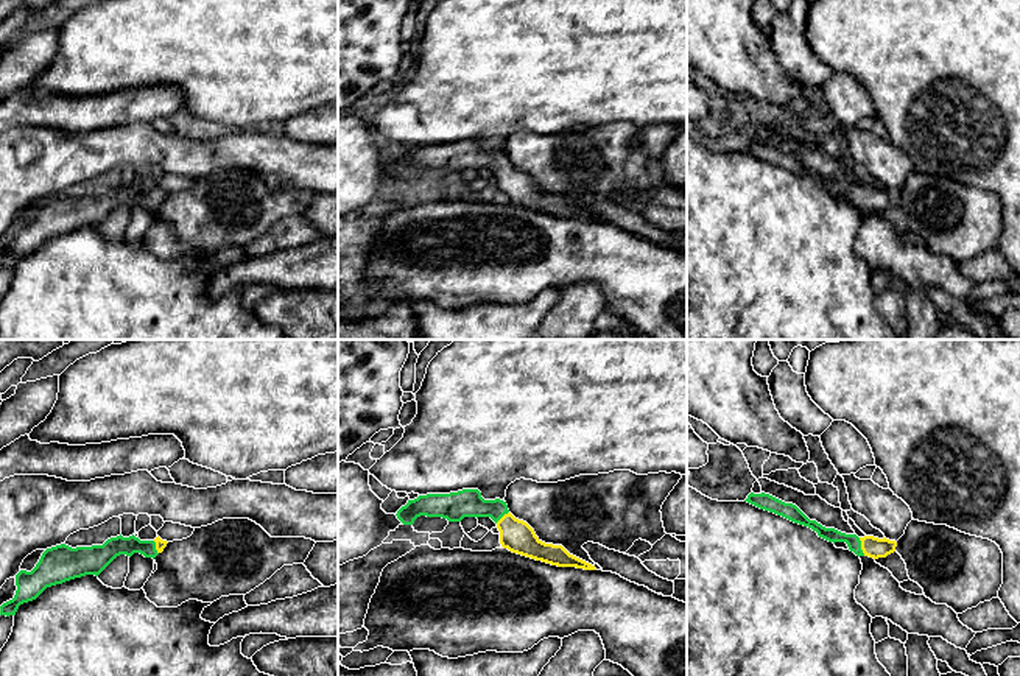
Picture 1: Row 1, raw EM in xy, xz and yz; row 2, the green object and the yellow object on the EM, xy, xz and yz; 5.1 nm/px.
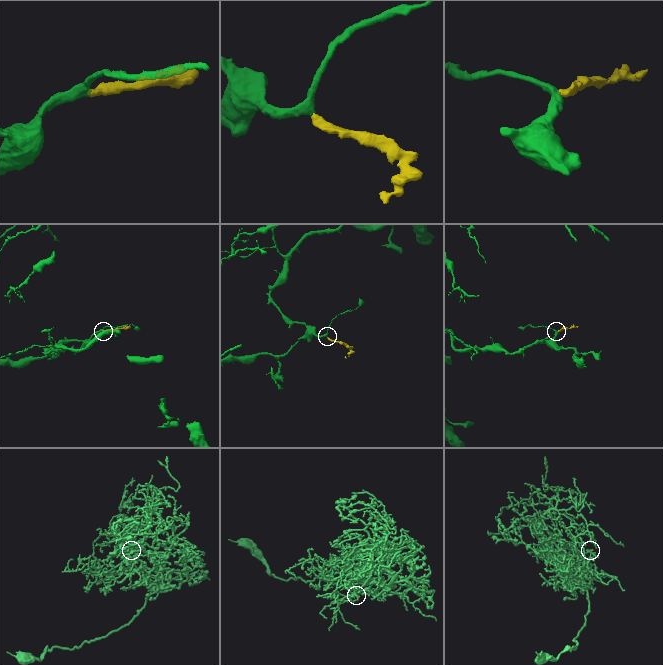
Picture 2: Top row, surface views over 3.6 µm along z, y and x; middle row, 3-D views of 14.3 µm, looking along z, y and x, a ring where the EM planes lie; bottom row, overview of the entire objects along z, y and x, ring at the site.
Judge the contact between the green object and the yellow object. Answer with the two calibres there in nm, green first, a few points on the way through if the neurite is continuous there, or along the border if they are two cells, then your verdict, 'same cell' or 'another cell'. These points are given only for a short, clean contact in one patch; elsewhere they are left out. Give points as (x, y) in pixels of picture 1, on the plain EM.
70 nm thick on the green side, 110 nm on the other; runs through yz (830, 186), (847, 189), (860, 198), (872, 198); same cell

